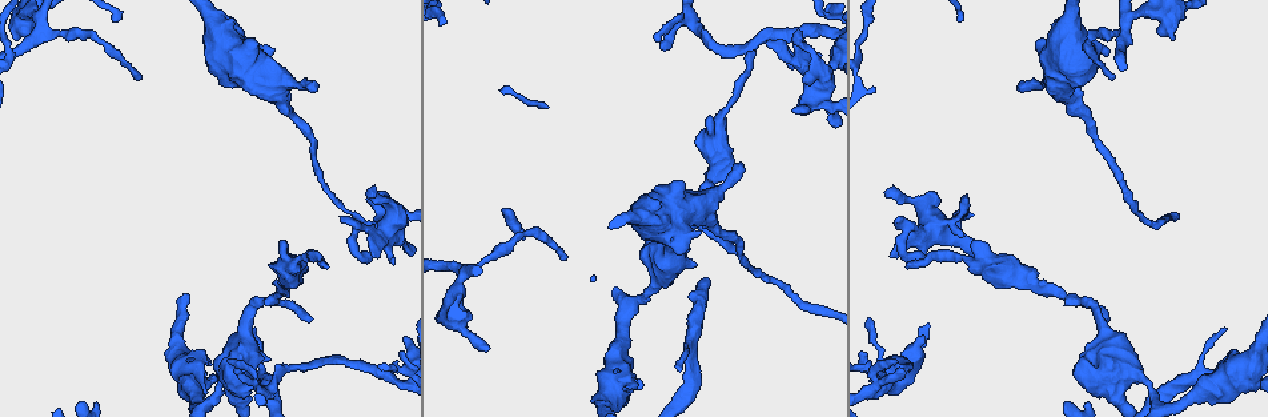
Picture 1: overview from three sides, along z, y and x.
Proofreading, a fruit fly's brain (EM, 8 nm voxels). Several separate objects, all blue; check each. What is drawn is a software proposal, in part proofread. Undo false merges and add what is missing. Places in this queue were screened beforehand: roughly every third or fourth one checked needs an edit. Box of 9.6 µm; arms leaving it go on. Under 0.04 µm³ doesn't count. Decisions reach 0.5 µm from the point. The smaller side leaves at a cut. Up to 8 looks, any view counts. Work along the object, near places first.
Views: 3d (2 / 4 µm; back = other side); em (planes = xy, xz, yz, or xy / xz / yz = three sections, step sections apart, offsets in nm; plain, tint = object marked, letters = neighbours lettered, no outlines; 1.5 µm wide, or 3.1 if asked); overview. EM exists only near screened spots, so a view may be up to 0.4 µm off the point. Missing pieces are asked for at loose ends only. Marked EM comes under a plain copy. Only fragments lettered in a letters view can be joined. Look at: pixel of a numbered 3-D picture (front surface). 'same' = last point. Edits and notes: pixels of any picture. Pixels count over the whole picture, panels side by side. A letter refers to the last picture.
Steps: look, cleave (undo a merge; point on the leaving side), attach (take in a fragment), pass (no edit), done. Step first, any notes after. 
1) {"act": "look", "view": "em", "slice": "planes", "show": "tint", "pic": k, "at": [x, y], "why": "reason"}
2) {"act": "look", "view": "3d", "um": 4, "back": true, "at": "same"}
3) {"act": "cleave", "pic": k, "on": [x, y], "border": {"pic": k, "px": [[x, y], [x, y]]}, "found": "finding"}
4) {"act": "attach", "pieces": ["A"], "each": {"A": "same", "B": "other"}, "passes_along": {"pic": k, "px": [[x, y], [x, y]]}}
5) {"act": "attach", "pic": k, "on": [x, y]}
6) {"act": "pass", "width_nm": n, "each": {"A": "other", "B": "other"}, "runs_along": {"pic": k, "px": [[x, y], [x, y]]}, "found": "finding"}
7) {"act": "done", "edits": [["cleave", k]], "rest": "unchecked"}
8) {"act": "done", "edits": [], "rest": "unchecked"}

{"act": "look", "view": "em", "slice": "xz", "step": 4, "show": "tint", "pic": 1, "at": [1149, 384], "why": "sudden change in width"}

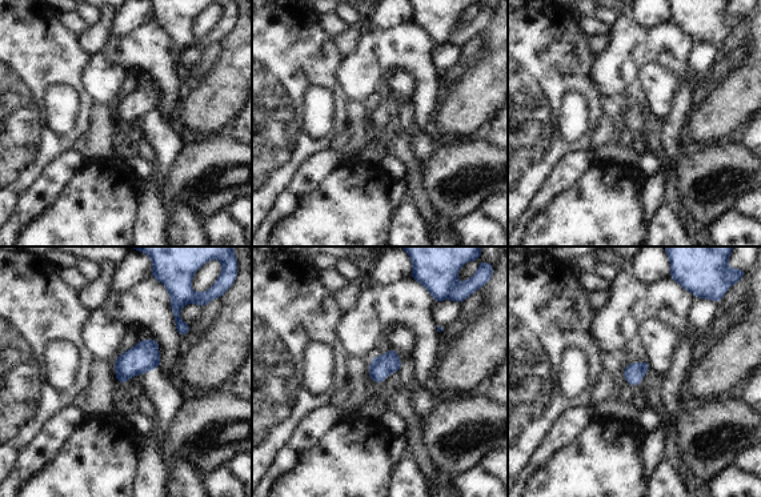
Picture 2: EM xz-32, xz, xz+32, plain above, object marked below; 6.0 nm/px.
{"act": "look", "view": "em", "slice": "planes", "show": "letters", "at": "same", "why": "another direction"}

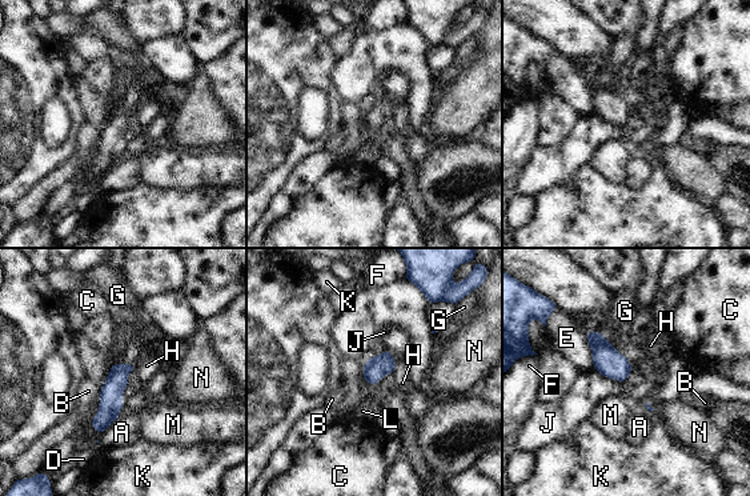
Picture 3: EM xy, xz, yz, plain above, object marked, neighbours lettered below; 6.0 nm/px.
{"act": "pass", "longest_contact_nm": ["E", 240], "each": {"A": "other", "B": "other", "C": "other", "D": "other", "E": "other", "F": "other", "G": "other", "H": "other", "J": "other", "K": "other", "L": "other", "M": "other", "N": "other"}, "border": {"pic": 3, "px": [[596, 370], [608, 378], [624, 383]]}, "found": "one cell here"}

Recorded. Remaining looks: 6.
{"act": "look", "view": "em", "slice": "planes", "show": "letters", "pic": 1, "at": [256, 329]}

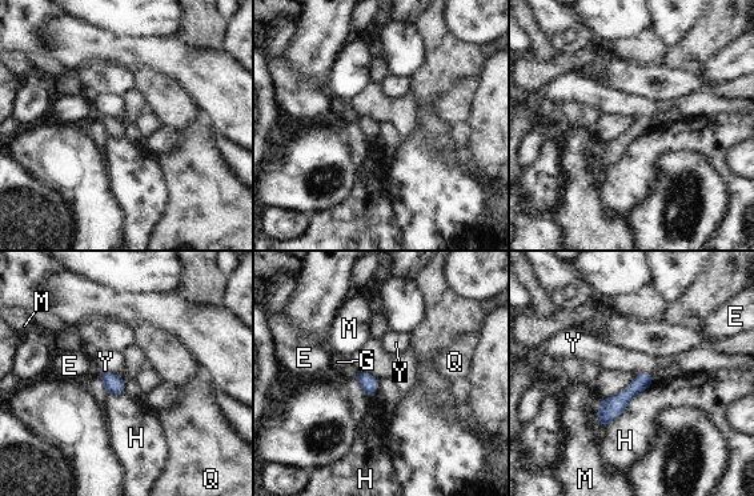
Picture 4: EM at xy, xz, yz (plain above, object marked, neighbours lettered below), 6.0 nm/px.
{"act": "pass", "each": {"E": "other", "G": "other", "H": "other", "M": "other", "Q": "other", "Y": "other"}, "border": {"pic": 4, "px": [[99, 374], [117, 374], [120, 376]]}, "found": "none of them fits"}

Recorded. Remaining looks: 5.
{"act": "look", "view": "3d", "um": 2, "back": true, "pic": 1, "at": [910, 266], "why": "an open end"}

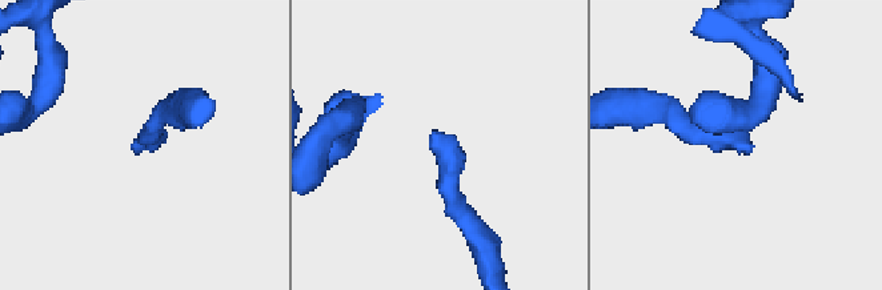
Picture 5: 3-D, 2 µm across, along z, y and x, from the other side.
{"act": "look", "view": "em", "slice": "xy", "step": 4, "show": "tint", "pic": 5, "at": [734, 146], "why": "now the EM"}

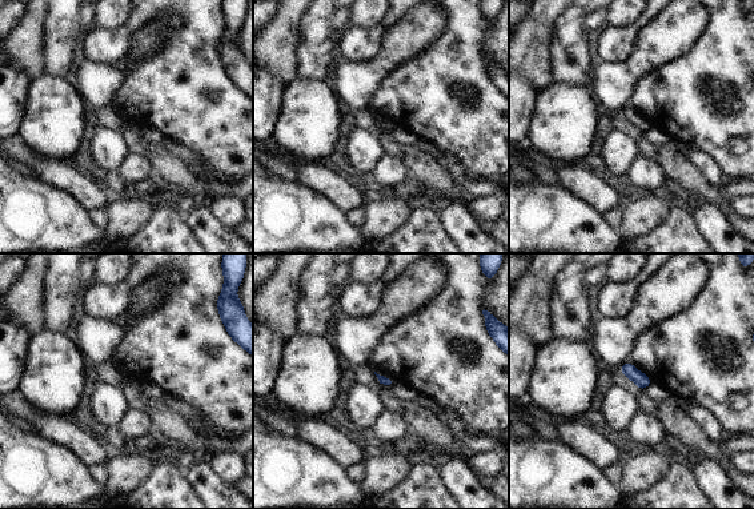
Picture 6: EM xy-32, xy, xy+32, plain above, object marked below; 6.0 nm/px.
{"act": "look", "view": "em", "slice": "xz", "step": 8, "show": "letters", "at": "same", "why": "cut it another way"}

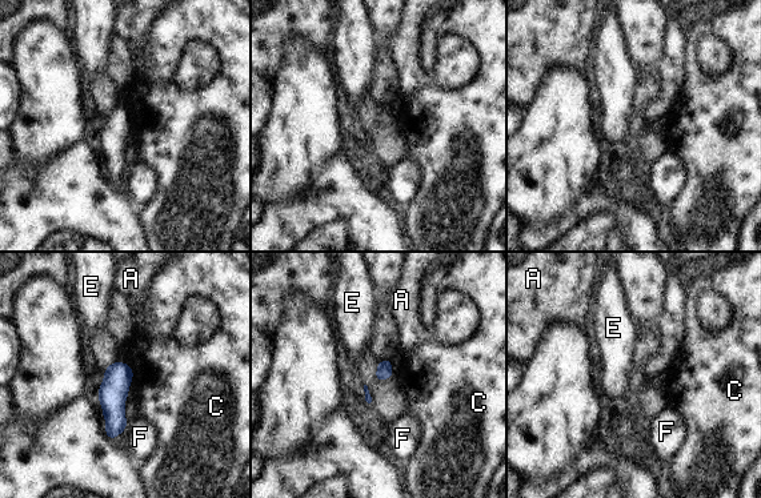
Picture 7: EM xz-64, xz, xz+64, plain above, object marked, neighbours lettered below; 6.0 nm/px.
{"act": "pass", "each": {"A": "other", "C": "other", "E": "other", "F": "other"}, "border": {"pic": 7, "px": [[117, 360], [131, 368], [129, 392]]}, "found": "none of them fits"}

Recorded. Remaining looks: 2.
{"act": "done", "edits": [], "rest": "unchecked"}

